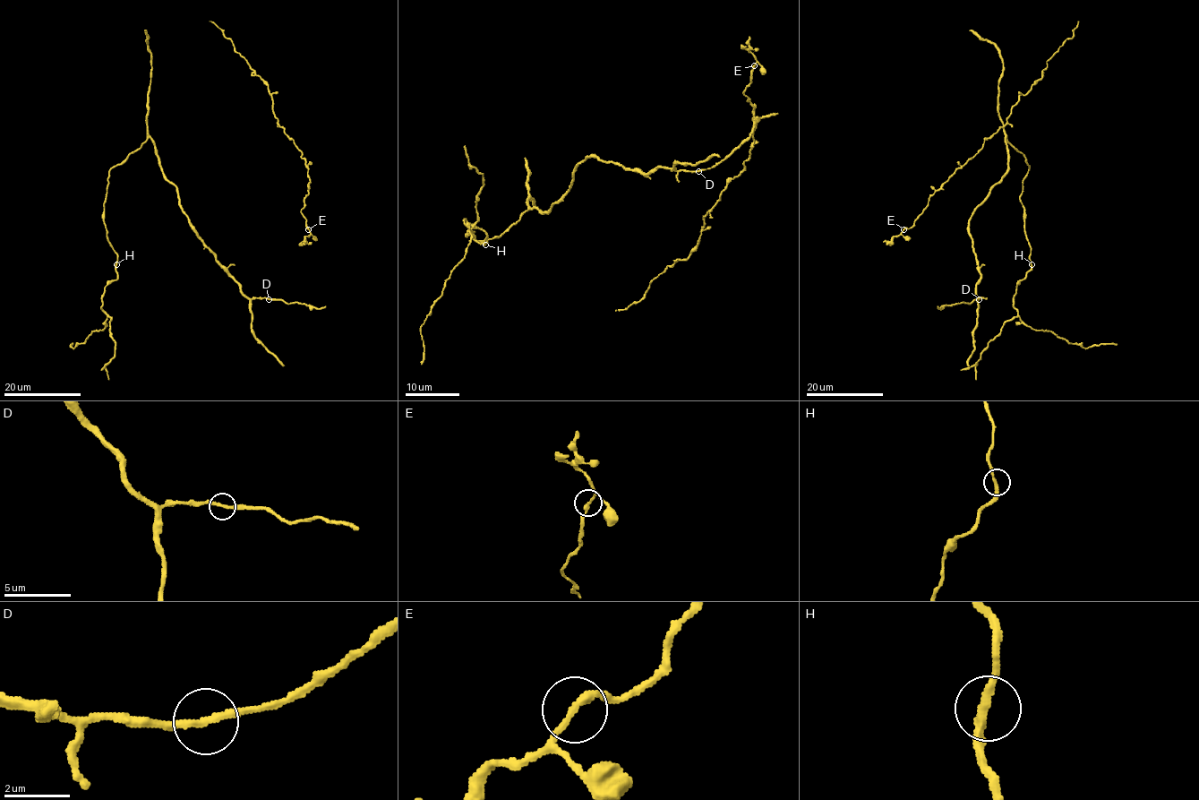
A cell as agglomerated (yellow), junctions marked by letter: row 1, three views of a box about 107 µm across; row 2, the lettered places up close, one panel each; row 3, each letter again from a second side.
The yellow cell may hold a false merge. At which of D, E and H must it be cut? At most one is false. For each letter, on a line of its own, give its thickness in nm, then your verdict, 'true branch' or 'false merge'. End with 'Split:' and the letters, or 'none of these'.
D: 240 nm | true branch
E: 240 nm | true branch
H: 240 nm | true branch
Split: none of these

